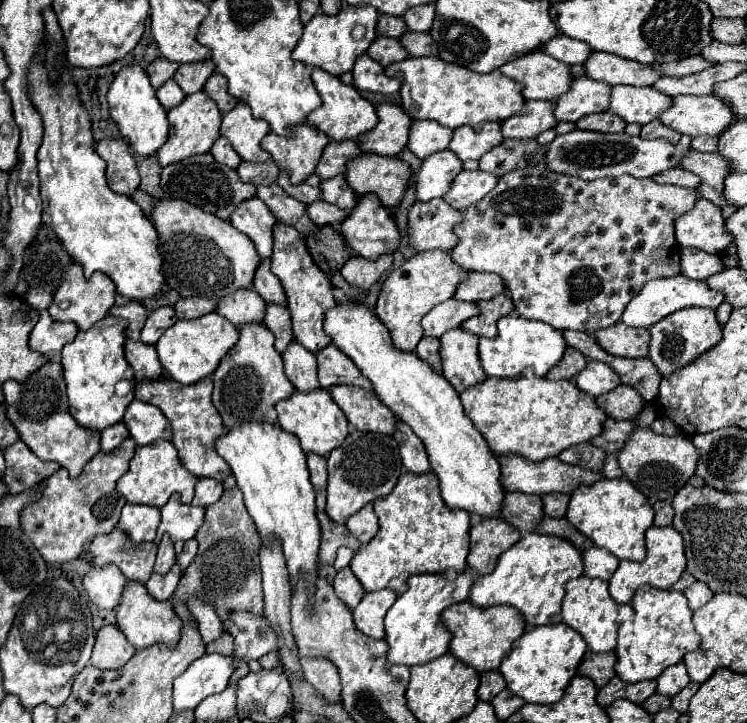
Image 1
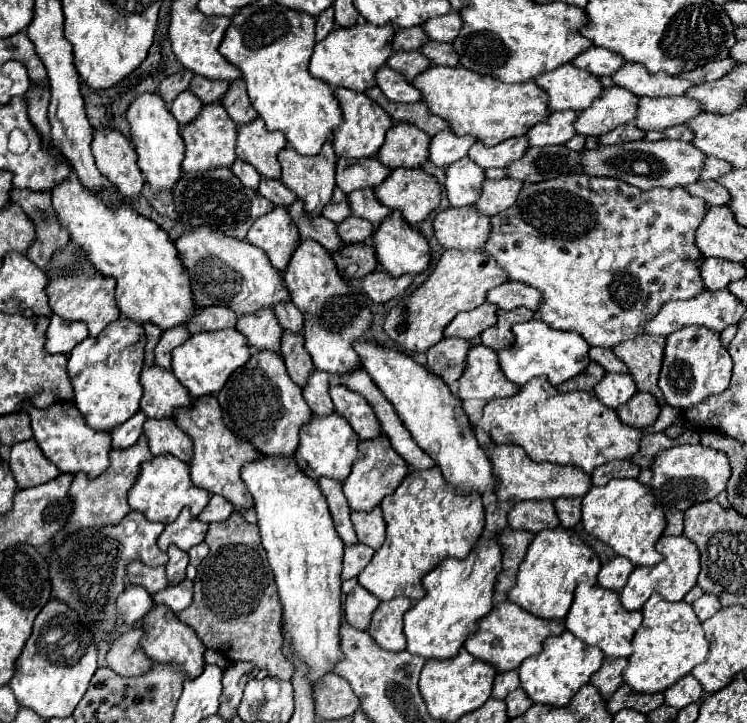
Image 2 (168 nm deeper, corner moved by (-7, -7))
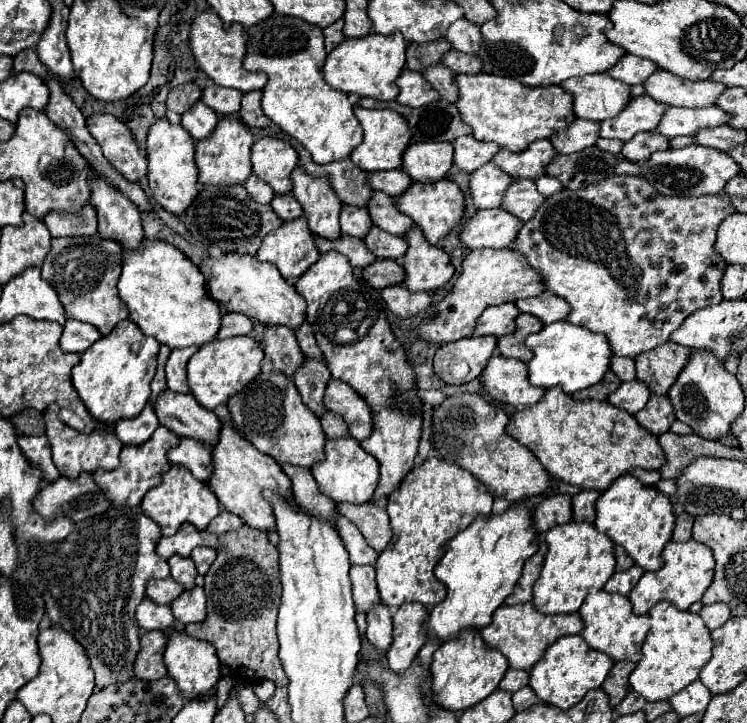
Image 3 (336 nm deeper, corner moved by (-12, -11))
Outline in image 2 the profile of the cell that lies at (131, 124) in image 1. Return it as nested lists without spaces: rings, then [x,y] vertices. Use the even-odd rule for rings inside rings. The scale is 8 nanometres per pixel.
[[[155,93],[139,95],[129,111],[127,119],[131,125],[131,137],[135,143],[135,151],[139,155],[139,169],[143,171],[151,191],[169,191],[179,181],[181,175],[181,161],[185,155],[185,143],[179,133],[179,123],[175,123],[175,117],[167,111],[163,99]]]

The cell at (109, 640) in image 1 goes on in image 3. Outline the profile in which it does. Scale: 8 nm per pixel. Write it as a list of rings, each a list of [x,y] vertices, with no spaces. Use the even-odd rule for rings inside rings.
[[[148,631],[140,637],[140,651],[134,661],[134,677],[142,681],[156,681],[166,675],[166,665],[162,661],[166,645],[166,635],[160,631]]]

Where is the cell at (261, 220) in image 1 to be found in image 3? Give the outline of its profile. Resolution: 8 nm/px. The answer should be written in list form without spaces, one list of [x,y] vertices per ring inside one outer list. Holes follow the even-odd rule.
[[[298,217],[284,221],[276,231],[270,231],[262,239],[256,257],[276,265],[288,283],[296,283],[292,279],[298,279],[314,261],[318,261],[320,253],[314,245],[306,219]]]

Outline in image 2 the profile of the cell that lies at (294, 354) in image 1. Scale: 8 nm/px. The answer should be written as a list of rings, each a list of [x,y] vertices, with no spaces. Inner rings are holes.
[[[315,371],[309,377],[307,387],[303,389],[303,397],[305,397],[307,405],[311,407],[313,415],[317,415],[317,417],[327,417],[335,411],[333,401],[329,397],[329,375],[323,371]]]

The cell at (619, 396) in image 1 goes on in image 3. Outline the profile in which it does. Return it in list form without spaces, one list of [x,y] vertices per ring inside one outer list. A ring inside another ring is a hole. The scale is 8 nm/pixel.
[[[652,395],[648,399],[646,407],[642,411],[638,411],[634,417],[640,423],[640,427],[644,427],[646,431],[650,431],[652,435],[666,433],[670,429],[672,421],[676,419],[672,403],[670,403],[670,399],[666,395],[664,397]]]

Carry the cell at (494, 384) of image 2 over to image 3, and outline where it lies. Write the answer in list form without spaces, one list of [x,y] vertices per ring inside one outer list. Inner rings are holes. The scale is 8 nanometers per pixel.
[[[492,355],[488,359],[488,365],[484,367],[480,381],[494,401],[508,403],[516,409],[530,407],[544,395],[544,389],[532,387],[528,383],[526,363],[502,355]]]

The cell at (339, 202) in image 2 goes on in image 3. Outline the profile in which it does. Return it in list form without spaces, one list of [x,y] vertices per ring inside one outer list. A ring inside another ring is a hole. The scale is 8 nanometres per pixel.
[[[342,205],[342,211],[340,211],[340,227],[342,227],[342,233],[352,235],[352,237],[366,235],[368,229],[372,227],[368,209],[366,207]]]

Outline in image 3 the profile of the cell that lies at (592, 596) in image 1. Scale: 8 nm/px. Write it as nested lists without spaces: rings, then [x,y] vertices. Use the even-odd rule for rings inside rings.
[[[594,591],[584,599],[578,613],[580,613],[582,623],[584,623],[584,629],[582,629],[580,635],[586,639],[586,643],[590,647],[606,653],[614,661],[626,659],[626,661],[636,663],[642,657],[640,649],[642,649],[646,633],[650,631],[650,619],[648,619],[648,615],[644,615],[644,617],[634,615],[632,603],[630,603],[628,597],[618,595],[618,593]]]

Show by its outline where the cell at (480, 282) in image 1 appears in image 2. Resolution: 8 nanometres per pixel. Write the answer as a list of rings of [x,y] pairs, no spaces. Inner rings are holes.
[[[509,281],[509,283],[503,283],[495,289],[491,289],[487,295],[487,301],[495,303],[499,309],[507,309],[507,311],[517,309],[517,307],[527,307],[531,311],[537,311],[543,301],[543,295],[535,287],[529,287],[519,281]]]

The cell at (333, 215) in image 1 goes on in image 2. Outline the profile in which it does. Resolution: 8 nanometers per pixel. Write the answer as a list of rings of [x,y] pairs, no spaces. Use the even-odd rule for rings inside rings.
[[[351,217],[351,219],[345,219],[339,227],[339,235],[341,239],[351,245],[351,243],[365,243],[371,239],[375,227],[367,221],[367,219],[361,219],[361,217]]]

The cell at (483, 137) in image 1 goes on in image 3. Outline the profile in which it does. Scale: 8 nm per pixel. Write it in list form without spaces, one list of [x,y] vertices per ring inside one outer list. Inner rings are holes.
[[[538,139],[532,143],[532,147],[520,151],[520,153],[500,149],[492,157],[492,163],[496,163],[502,171],[506,171],[512,177],[536,179],[536,177],[544,175],[544,167],[550,163],[552,155],[556,155],[556,151],[552,149],[550,141]]]

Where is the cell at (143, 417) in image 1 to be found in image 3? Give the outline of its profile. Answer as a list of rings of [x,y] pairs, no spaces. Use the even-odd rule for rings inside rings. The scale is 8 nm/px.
[[[180,437],[178,445],[168,449],[166,457],[170,463],[184,465],[186,469],[190,469],[190,473],[198,481],[208,481],[208,477],[212,473],[210,449],[192,437]]]

